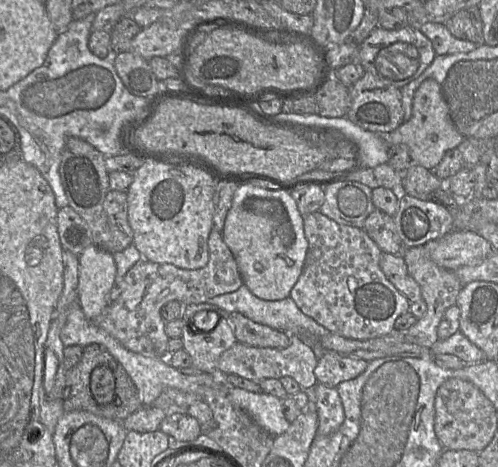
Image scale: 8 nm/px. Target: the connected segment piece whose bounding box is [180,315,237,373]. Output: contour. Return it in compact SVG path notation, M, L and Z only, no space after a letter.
M227 315L220 317L210 331L193 332L186 321L180 338L183 349L192 359L194 369L206 373L217 373L221 354L237 342Z

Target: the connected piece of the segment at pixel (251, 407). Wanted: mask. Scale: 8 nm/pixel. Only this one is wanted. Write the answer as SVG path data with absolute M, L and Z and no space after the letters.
M228 386L229 397L245 411L261 428L275 437L290 426L284 416L282 400L266 393L254 393L235 386Z

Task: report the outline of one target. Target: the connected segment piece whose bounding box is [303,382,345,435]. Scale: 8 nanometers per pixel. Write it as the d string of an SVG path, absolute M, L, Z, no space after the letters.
M317 382L312 389L303 389L305 392L309 392L309 400L314 400L317 406L318 415L318 435L330 435L336 432L342 425L345 413L342 404L342 400L336 388L326 386Z

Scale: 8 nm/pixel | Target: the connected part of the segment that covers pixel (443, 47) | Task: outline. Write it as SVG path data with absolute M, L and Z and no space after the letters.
M427 22L419 29L431 41L436 55L467 53L478 46L454 37L442 23Z

